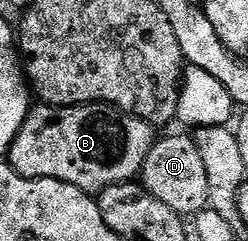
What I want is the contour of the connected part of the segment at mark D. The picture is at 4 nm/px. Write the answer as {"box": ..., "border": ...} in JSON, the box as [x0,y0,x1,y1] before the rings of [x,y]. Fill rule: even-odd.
{"box":[142,134,209,215],"border":[[[191,134],[159,138],[144,160],[142,184],[152,195],[182,215],[195,215],[205,208],[209,183],[195,138]]]}

